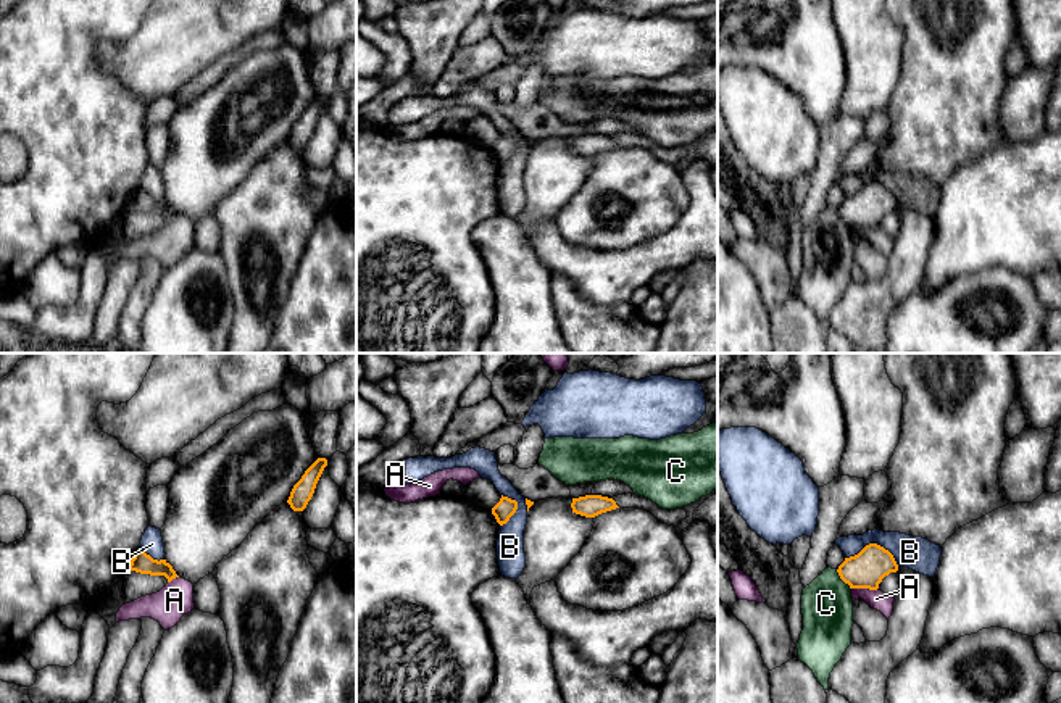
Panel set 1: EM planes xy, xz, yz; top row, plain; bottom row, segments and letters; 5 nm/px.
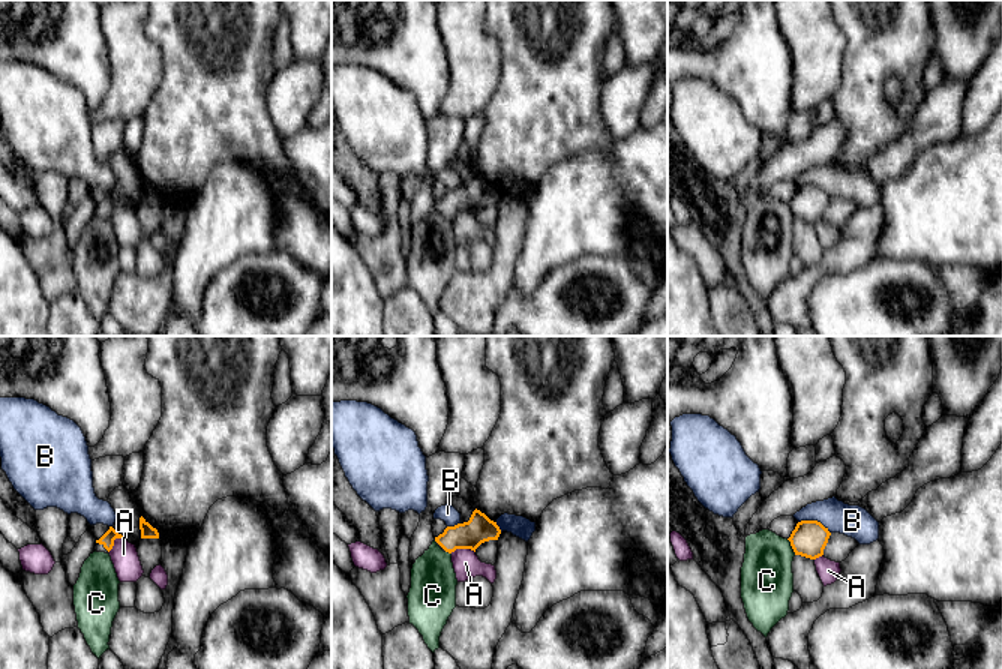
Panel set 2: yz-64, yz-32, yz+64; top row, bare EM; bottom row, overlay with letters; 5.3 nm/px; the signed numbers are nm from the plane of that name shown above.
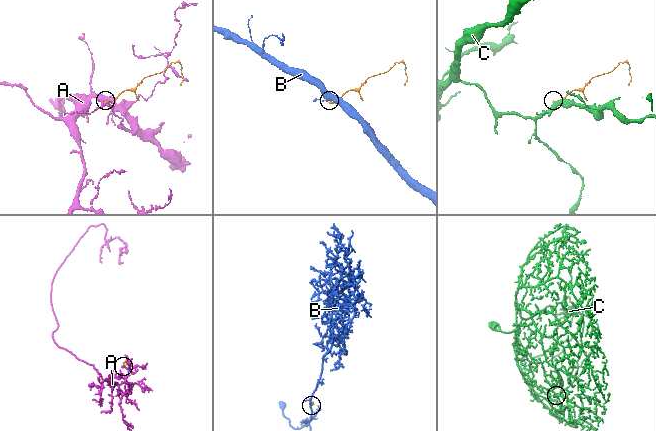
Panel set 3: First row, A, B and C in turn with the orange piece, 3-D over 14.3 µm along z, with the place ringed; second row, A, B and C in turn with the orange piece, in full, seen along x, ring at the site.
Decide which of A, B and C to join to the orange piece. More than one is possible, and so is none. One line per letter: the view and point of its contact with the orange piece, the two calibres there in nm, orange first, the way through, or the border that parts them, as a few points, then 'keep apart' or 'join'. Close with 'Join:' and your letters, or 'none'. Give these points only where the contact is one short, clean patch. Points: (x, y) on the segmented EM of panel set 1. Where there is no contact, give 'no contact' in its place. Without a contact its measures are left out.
A: yz (865, 587) | 190/100 nm | along yz (852, 587), (877, 589) | keep apart
B: yz (876, 544) | 190/170 nm | along yz (847, 558), (869, 544), (879, 544), (892, 555), (898, 566) | keep apart
C: yz (842, 579) | 190/260 nm | along yz (836, 569), (850, 589) | keep apart
Join: none

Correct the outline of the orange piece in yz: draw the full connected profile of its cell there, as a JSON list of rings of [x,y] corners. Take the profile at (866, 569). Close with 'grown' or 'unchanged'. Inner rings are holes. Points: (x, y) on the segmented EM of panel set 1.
[[[869,543],[858,555],[845,558],[837,569],[850,589],[869,590],[877,590],[882,579],[897,571],[898,564],[893,555],[877,543]]]; unchanged

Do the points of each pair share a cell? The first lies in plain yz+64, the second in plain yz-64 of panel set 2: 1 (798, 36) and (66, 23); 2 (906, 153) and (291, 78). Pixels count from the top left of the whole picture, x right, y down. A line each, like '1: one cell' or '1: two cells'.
1: two cells
2: one cell

